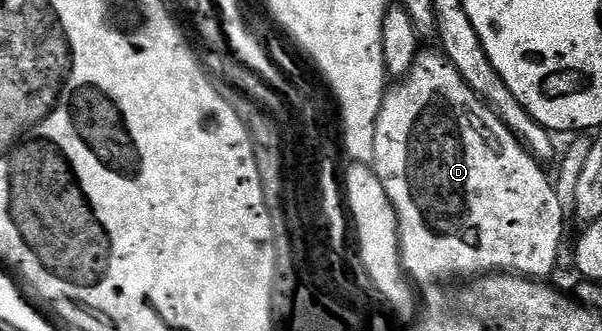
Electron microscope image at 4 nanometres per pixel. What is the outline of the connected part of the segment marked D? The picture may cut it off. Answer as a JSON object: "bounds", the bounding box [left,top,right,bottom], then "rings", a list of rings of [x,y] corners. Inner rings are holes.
{"bounds":[371,50,566,286],"rings":[[[420,50],[416,60],[410,66],[409,72],[397,79],[384,93],[384,101],[376,119],[376,133],[374,134],[374,154],[371,163],[374,165],[376,177],[382,182],[386,194],[396,211],[398,226],[400,227],[400,264],[403,266],[407,279],[417,285],[432,286],[437,282],[444,282],[447,276],[468,276],[479,278],[485,274],[515,274],[525,278],[548,278],[555,268],[562,251],[560,243],[564,240],[564,219],[566,213],[562,202],[558,202],[556,186],[551,175],[544,173],[545,165],[537,160],[524,143],[512,133],[502,122],[502,118],[494,109],[480,99],[480,95],[458,74],[458,70],[443,51],[426,52]]]}

